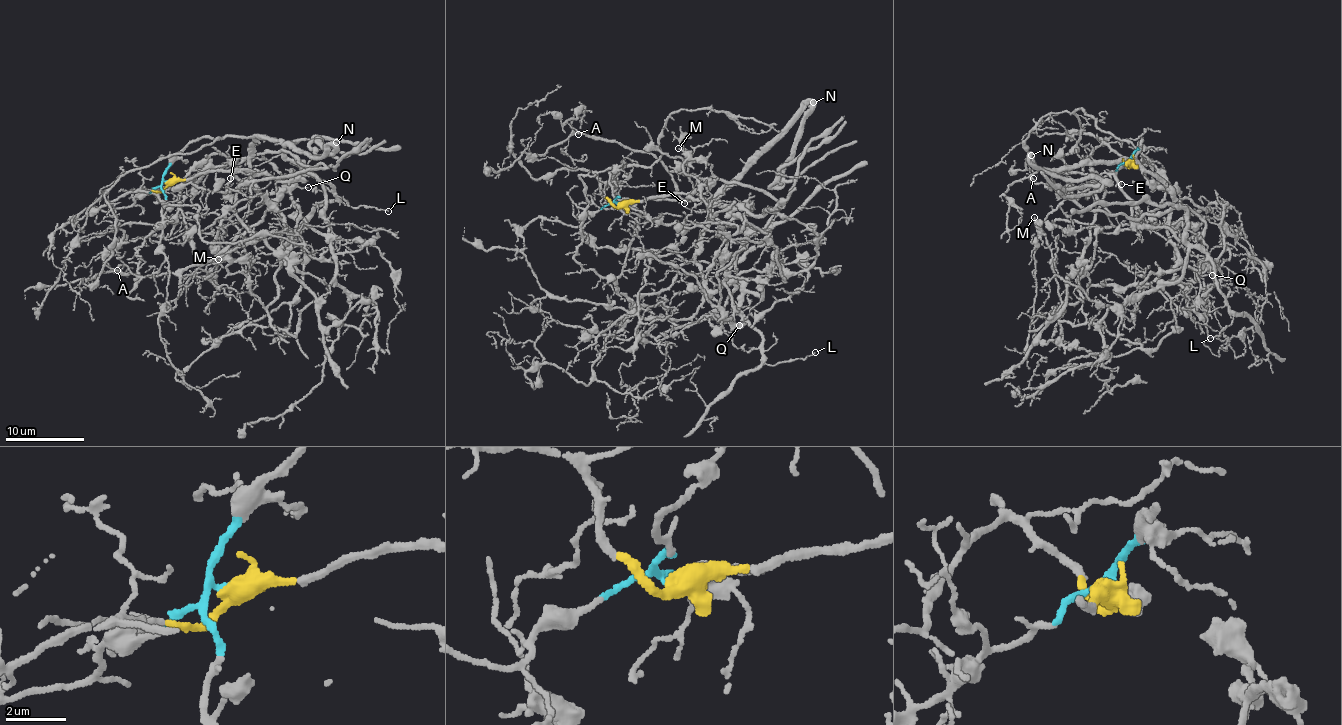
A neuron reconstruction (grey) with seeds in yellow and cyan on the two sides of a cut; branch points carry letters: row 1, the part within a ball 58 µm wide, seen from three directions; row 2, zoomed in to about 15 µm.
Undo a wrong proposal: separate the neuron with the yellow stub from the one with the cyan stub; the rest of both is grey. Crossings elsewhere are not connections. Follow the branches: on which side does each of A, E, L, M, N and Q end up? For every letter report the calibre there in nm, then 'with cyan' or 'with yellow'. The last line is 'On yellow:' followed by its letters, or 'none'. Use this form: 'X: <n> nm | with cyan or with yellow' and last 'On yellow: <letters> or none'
A: 130 nm | with cyan
E: 130 nm | with yellow
L: 110 nm | with yellow
M: 140 nm | with cyan
N: 360 nm | with cyan
Q: 110 nm | with yellow
On yellow: E, L, Q

